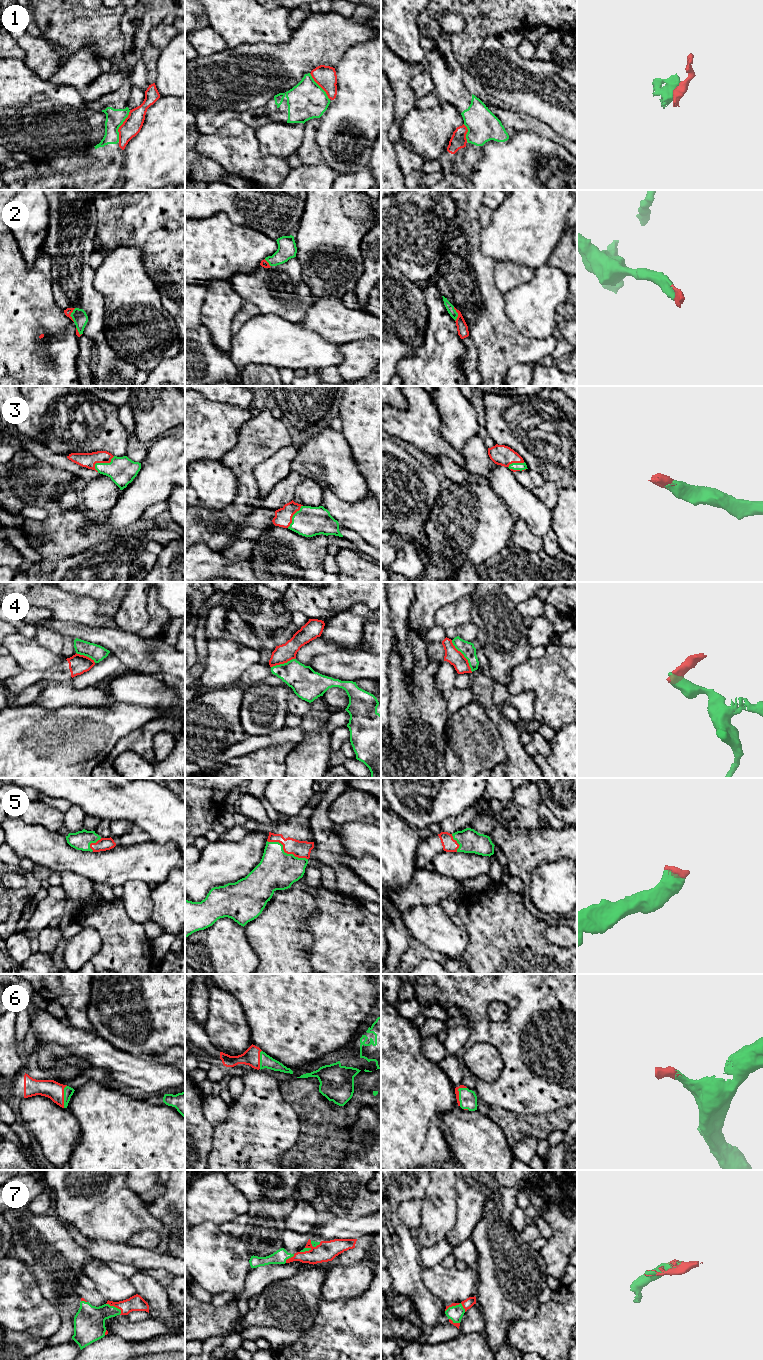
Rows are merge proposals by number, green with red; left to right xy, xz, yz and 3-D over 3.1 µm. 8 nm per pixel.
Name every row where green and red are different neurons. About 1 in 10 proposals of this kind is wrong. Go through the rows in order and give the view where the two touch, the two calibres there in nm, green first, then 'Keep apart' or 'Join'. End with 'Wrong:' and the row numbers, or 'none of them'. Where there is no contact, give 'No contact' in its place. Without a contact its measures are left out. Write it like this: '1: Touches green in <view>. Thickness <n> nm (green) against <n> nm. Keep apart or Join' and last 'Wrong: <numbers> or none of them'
1: Touches green in xy. Thickness 140 nm (green) against 150 nm. Keep apart
2: Touches green in yz. Thickness 60 nm (green) against 90 nm. Join
3: Touches green in xy. Thickness 220 nm (green) against 120 nm. Join
4: Touches green in yz. Thickness 110 nm (green) against 120 nm. Keep apart
5: Touches green in xz. Thickness 320 nm (green) against 140 nm. Join
6: Touches green in yz. Thickness 140 nm (green) against 30 nm. Join
7: Touches green in xy. Thickness 260 nm (green) against 130 nm. Join
Wrong: 1, 4

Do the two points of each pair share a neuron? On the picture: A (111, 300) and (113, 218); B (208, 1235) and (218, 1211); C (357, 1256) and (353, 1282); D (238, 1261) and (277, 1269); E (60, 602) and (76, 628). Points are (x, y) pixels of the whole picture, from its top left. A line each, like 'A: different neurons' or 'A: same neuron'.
A: different neurons
B: different neurons
C: different neurons
D: different neurons
E: different neurons

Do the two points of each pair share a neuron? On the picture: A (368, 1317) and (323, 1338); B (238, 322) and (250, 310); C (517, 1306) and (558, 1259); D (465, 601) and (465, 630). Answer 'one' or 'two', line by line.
A: one
B: one
C: two
D: two

